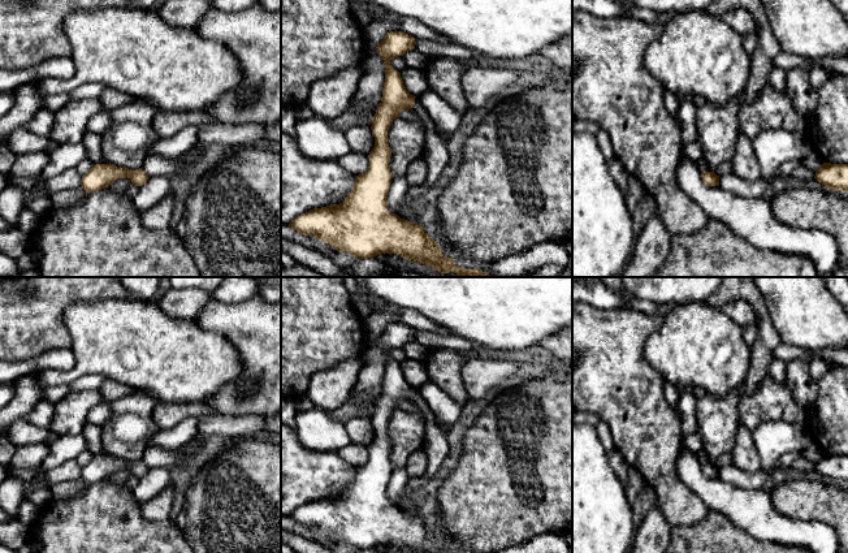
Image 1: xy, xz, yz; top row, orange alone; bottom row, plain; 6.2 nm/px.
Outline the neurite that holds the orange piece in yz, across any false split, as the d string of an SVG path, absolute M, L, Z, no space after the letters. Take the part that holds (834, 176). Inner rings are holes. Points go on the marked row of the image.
M823 163L814 178L830 190L848 193L848 164Z

